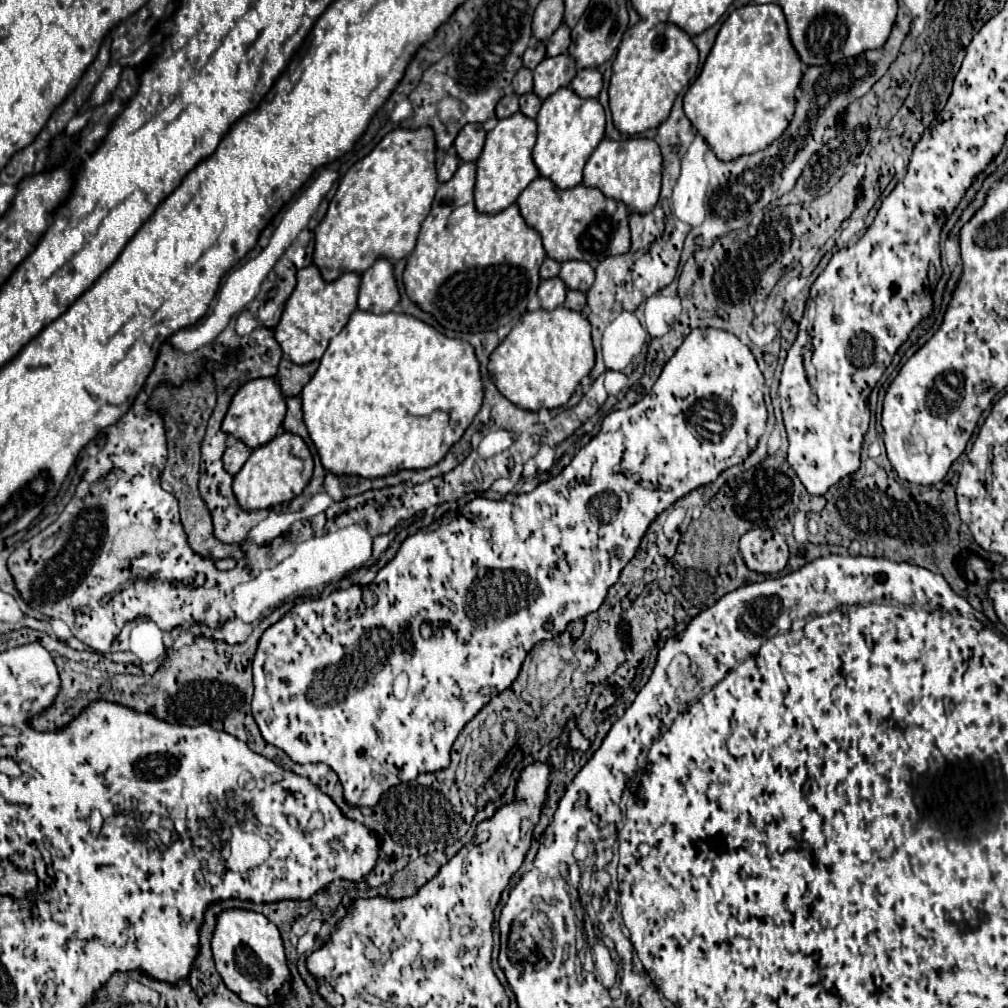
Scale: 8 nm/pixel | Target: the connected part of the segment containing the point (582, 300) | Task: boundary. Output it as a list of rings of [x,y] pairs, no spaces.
[[[568,291],[566,295],[566,303],[564,303],[568,309],[574,309],[574,311],[586,311],[586,293],[584,291]]]

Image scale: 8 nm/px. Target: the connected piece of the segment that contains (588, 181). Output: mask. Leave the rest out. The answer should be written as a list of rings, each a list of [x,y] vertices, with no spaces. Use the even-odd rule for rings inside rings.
[[[604,137],[584,167],[584,185],[598,187],[606,197],[624,201],[632,213],[654,209],[662,189],[662,153],[654,139],[608,139]]]

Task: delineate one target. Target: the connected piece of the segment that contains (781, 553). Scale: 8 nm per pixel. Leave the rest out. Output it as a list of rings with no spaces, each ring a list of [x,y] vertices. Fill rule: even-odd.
[[[756,529],[742,535],[740,553],[748,569],[766,575],[780,573],[788,565],[790,557],[784,537],[778,531],[768,529]]]

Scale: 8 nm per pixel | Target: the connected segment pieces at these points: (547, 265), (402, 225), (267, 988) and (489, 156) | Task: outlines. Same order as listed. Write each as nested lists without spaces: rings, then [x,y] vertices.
[[[546,257],[544,263],[542,263],[542,267],[540,267],[540,277],[542,279],[550,279],[550,277],[556,277],[558,273],[560,273],[560,263],[554,261],[554,259],[550,259],[550,257]]]
[[[424,125],[418,129],[394,129],[390,131],[364,159],[354,163],[348,173],[342,177],[334,199],[330,201],[328,213],[322,223],[316,227],[316,245],[314,245],[314,263],[322,271],[326,281],[338,279],[342,273],[354,271],[364,273],[380,257],[398,261],[408,257],[416,245],[420,225],[426,219],[430,205],[438,189],[436,177],[436,137],[432,127]]]
[[[230,909],[218,917],[216,933],[212,937],[212,953],[216,969],[226,987],[242,1001],[256,1007],[270,1007],[284,1001],[282,987],[292,983],[292,973],[286,959],[286,949],[278,927],[264,915],[244,909]]]
[[[520,111],[512,117],[500,119],[498,125],[488,131],[486,145],[482,155],[476,159],[476,207],[484,213],[498,213],[512,203],[516,203],[518,195],[534,181],[540,173],[532,161],[532,147],[536,145],[536,121],[524,119]]]

